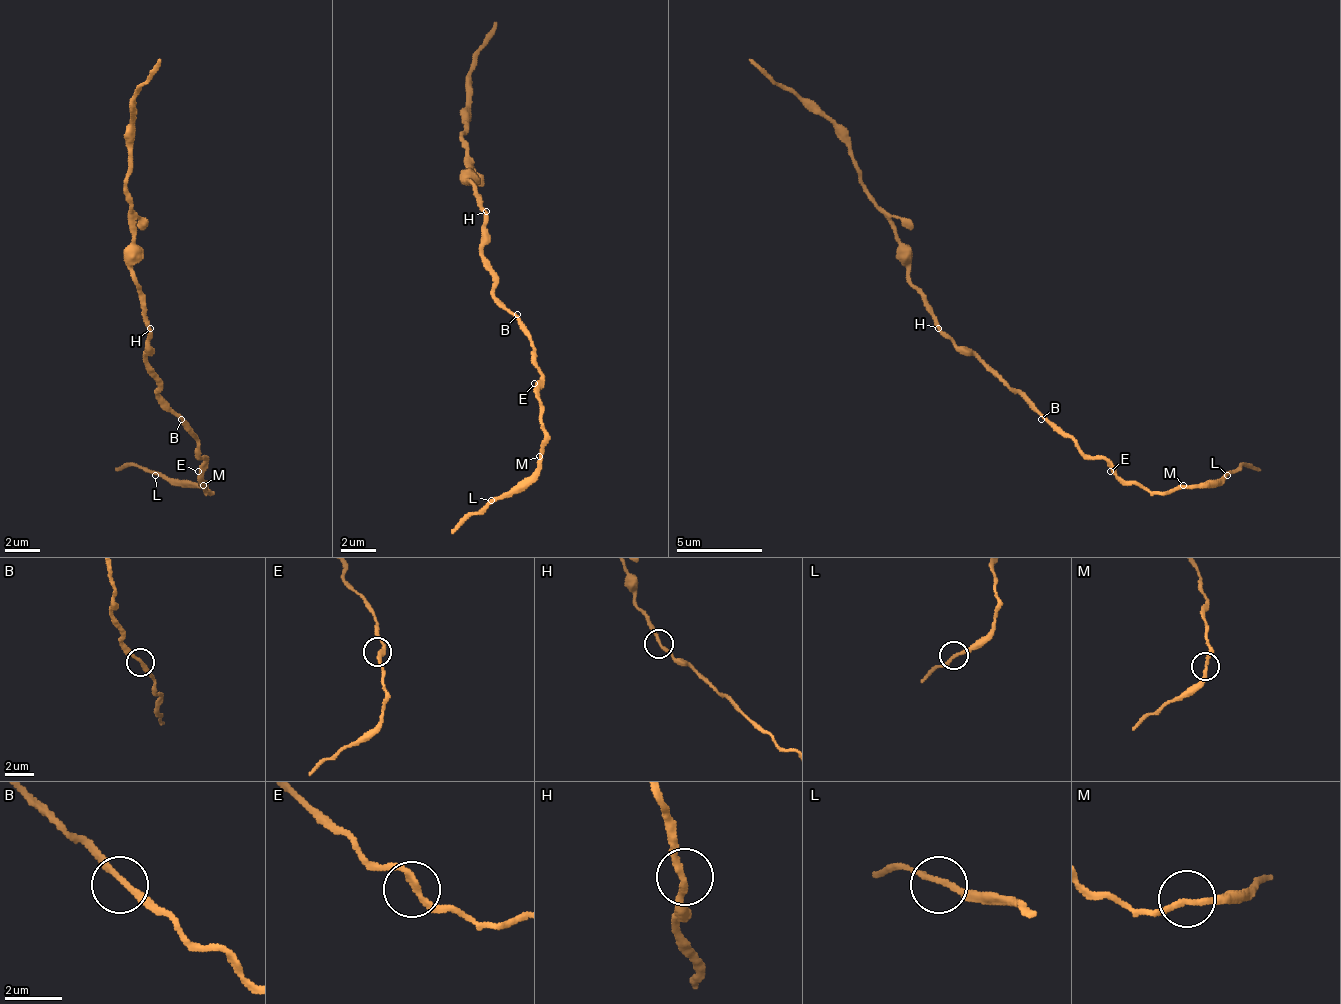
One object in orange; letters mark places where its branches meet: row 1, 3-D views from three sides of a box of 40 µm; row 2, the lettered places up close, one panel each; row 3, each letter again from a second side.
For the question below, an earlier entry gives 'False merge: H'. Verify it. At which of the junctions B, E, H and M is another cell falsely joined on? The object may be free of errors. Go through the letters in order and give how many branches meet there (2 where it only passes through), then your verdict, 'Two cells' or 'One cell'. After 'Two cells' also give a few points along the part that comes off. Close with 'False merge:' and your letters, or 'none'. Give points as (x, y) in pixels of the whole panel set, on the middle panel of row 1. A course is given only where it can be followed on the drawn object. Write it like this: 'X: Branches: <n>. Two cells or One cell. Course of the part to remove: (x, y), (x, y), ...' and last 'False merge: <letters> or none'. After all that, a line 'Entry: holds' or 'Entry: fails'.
B: Branches: 2. One cell
E: Branches: 2. One cell
H: Branches: 2. One cell
M: Branches: 2. One cell
False merge: none
Entry: fails

